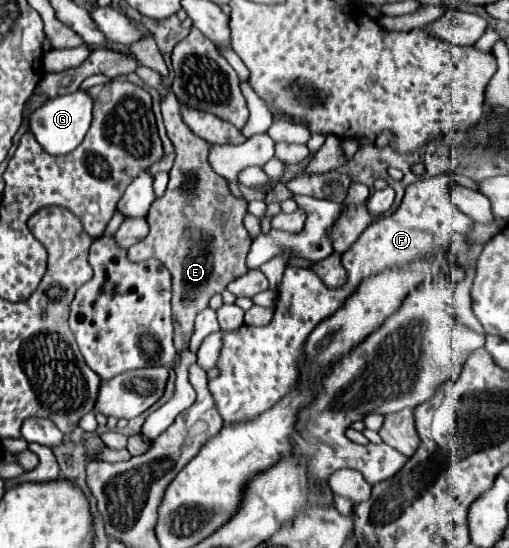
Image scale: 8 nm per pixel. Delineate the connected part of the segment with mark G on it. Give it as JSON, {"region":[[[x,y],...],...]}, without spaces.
{"region":[[[77,90],[67,96],[49,98],[47,102],[43,102],[39,108],[35,108],[29,114],[29,132],[33,134],[33,138],[39,142],[39,146],[45,152],[67,154],[75,150],[81,144],[83,136],[87,134],[91,124],[91,108],[93,108],[93,102],[83,90]]]}

